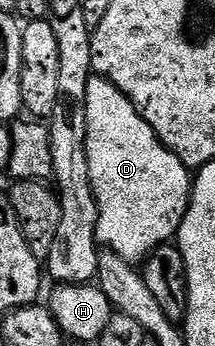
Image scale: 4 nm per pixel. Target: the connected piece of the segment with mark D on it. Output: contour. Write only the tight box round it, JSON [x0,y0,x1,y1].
[86,75,192,263]

